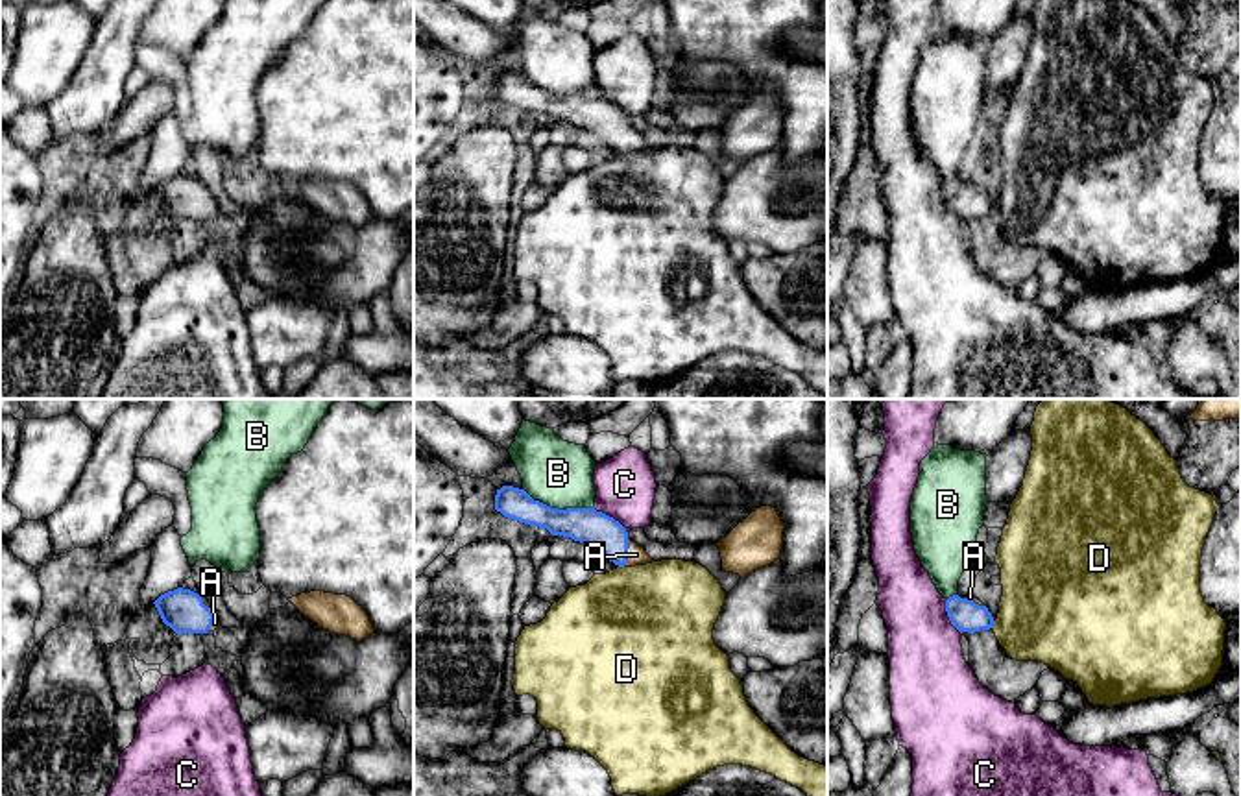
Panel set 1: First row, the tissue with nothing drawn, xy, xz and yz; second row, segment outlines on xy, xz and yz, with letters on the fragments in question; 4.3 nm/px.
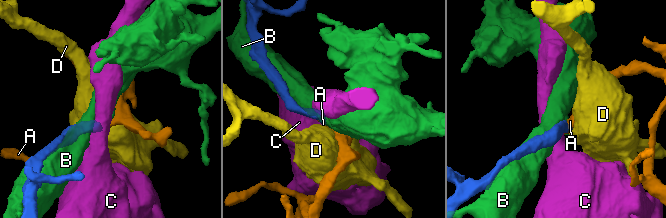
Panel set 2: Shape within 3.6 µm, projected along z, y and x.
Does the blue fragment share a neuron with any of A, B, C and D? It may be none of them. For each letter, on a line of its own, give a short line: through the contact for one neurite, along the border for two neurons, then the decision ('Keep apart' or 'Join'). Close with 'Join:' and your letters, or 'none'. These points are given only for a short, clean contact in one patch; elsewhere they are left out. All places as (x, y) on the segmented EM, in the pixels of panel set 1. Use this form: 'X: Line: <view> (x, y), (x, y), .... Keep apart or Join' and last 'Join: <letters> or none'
A: Line: xz (586, 525), (619, 547), (628, 547), (636, 554). Join
B: Keep apart
C: Line: yz (946, 599), (946, 615), (961, 634). Keep apart
D: Line: yz (996, 621), (992, 628). Keep apart
Join: A

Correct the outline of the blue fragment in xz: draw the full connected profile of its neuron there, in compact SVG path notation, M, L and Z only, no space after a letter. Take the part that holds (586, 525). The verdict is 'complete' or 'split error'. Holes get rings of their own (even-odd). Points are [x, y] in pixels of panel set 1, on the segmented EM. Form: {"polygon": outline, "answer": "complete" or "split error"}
{"polygon": "M502 486L495 495L495 510L508 519L547 528L552 536L587 543L617 567L654 561L643 547L630 539L630 528L595 508L558 510L534 501L524 489Z", "answer": "split error"}

